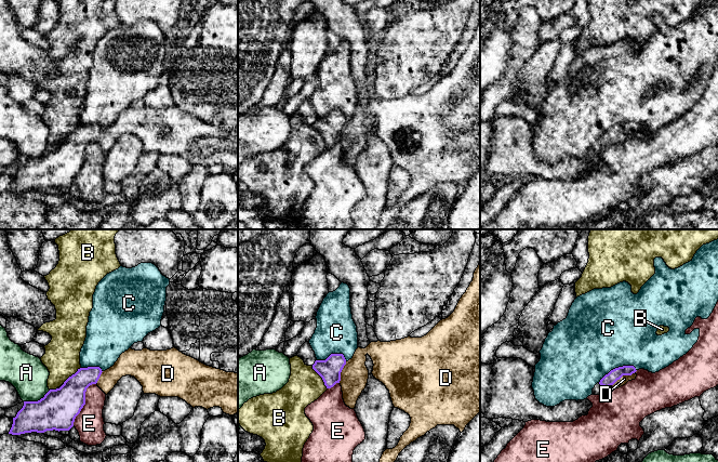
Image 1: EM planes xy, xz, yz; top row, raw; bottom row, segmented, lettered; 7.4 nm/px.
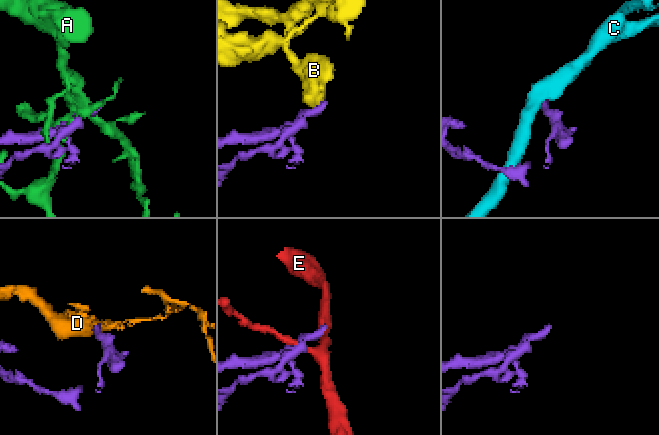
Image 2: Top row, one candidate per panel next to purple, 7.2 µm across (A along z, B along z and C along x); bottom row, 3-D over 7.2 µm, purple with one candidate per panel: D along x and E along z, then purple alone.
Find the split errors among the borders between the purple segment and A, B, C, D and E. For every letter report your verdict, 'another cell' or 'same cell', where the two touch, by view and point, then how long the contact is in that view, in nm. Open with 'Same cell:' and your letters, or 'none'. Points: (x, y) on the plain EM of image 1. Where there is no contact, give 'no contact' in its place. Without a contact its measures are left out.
Same cell: D
A: another cell; meets purple in xy at (38, 158); contact 220 nm long
B: another cell; meets purple in xz at (321, 134); contact 200 nm long
C: another cell; meets purple in yz at (616, 126); contact 300 nm long
D: same cell; meets purple in yz at (621, 134); contact 240 nm long
E: another cell; meets purple in xy at (84, 160); contact 360 nm long

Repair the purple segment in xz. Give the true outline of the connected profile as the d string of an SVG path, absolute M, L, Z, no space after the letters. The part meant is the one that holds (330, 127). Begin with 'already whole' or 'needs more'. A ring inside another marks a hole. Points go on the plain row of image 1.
needs more | M480 21L474 30L473 39L460 56L454 69L448 76L440 78L426 93L408 94L390 100L371 100L365 106L358 105L348 119L343 111L331 111L325 118L315 119L313 127L322 135L327 146L333 145L336 141L341 142L344 160L350 167L355 167L368 141L367 111L374 122L373 134L389 148L394 164L404 169L411 175L410 184L400 195L398 202L383 210L376 229L386 229L407 203L437 183L454 183L462 190L480 170Z

